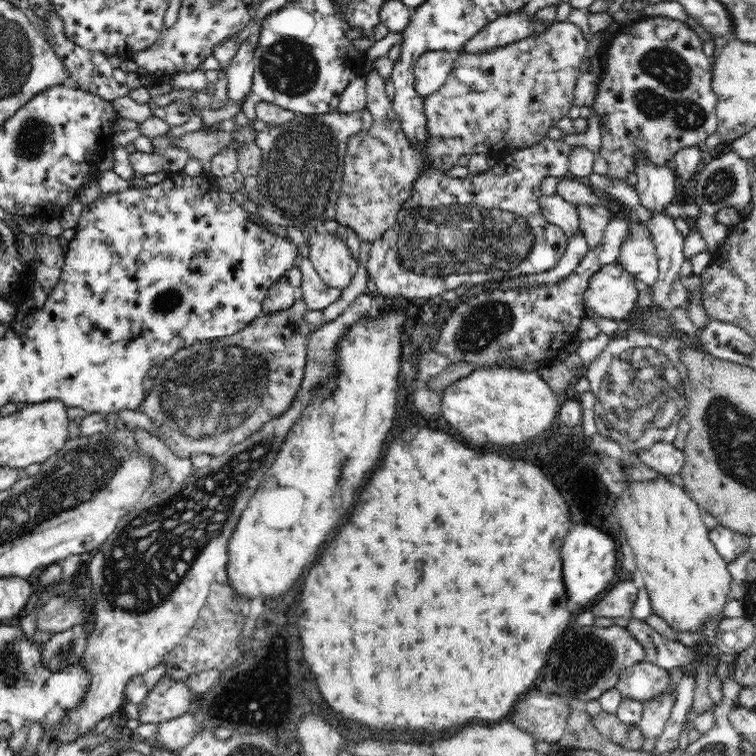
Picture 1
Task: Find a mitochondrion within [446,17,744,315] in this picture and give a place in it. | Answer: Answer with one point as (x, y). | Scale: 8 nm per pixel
(662, 99)

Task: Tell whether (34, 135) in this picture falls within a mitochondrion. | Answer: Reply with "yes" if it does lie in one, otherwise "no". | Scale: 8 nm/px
yes

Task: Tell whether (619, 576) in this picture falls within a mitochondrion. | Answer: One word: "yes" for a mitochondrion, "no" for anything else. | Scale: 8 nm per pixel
no

